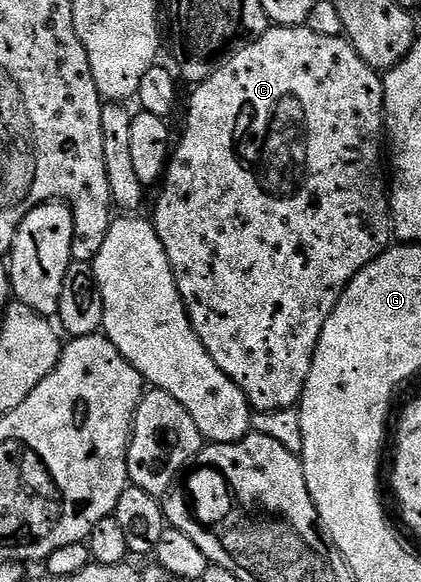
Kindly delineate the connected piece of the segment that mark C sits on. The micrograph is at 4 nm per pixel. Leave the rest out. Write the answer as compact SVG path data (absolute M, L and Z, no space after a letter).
M272 26L258 40L252 40L249 44L245 44L243 48L237 49L231 55L225 64L221 64L213 74L202 81L193 89L194 92L190 96L190 113L186 116L186 129L182 132L182 141L177 141L176 147L173 149L170 162L166 165L166 174L161 181L160 189L162 193L158 196L158 205L154 208L154 216L152 215L152 223L156 234L160 238L160 242L164 242L164 250L168 254L168 262L174 271L176 278L176 286L182 295L182 301L186 307L186 313L190 315L192 326L196 330L196 334L200 338L200 342L204 342L204 350L208 350L208 354L212 358L212 362L216 362L216 366L220 366L220 370L224 370L224 374L228 374L228 378L232 378L232 382L236 382L236 386L240 386L240 390L244 390L246 401L249 402L254 412L275 412L276 410L284 410L285 408L293 408L302 399L302 391L308 382L308 374L312 370L312 358L316 346L322 339L322 331L324 330L324 322L328 322L328 314L332 314L332 310L336 306L336 302L342 296L342 290L347 282L356 274L360 274L360 270L364 270L364 266L371 264L382 252L392 244L392 221L390 219L390 197L388 195L387 177L382 177L382 168L384 172L384 113L382 110L382 76L379 75L372 65L360 56L350 41L342 36L325 36L324 34L316 34L311 28L299 26L296 28L284 28L281 26Z

